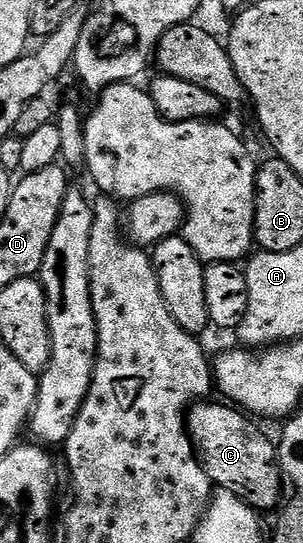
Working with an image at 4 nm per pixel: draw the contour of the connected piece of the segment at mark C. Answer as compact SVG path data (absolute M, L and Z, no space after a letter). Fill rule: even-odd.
M221 401L211 402L192 404L185 417L185 426L199 464L216 488L241 497L241 501L260 513L274 512L285 499L285 480L283 470L279 468L276 442L238 408Z

